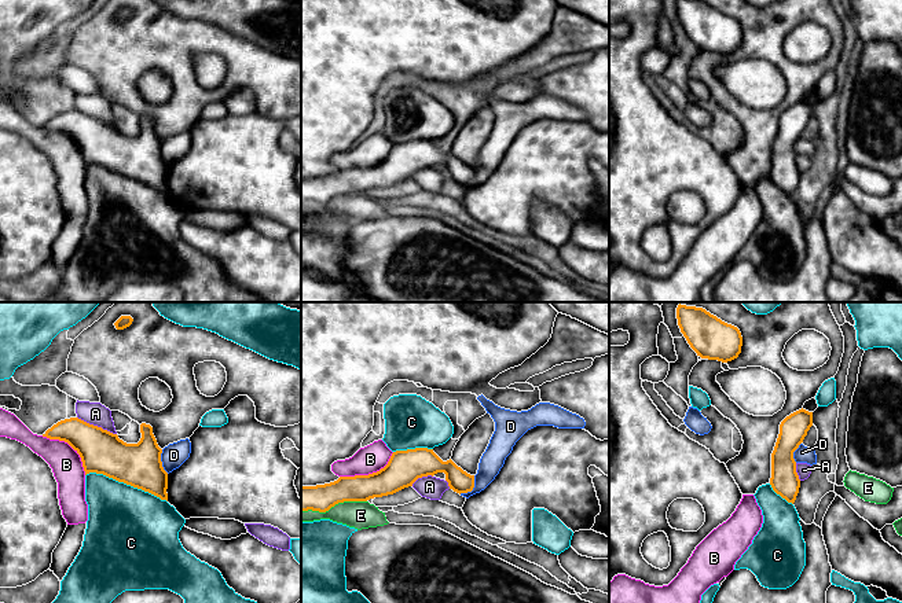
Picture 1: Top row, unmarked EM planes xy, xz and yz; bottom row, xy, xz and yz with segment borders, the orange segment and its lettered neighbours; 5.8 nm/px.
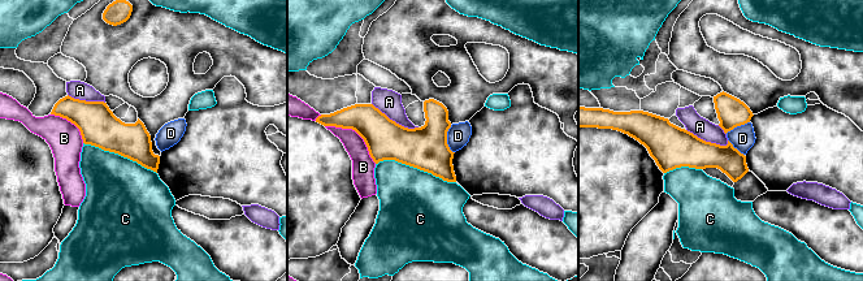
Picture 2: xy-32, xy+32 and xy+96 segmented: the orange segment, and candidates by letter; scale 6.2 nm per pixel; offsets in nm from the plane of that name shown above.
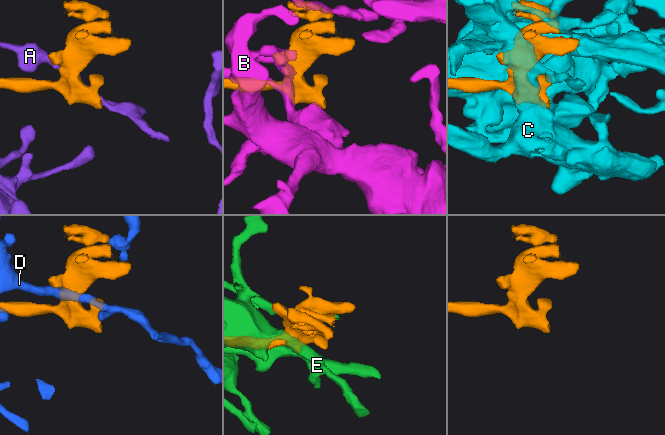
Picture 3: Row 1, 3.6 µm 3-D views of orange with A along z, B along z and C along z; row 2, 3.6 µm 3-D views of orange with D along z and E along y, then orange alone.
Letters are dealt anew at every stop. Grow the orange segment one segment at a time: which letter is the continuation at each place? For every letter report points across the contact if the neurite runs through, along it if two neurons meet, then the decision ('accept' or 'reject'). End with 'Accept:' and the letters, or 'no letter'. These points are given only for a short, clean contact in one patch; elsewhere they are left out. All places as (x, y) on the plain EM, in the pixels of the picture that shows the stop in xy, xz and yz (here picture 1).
A: reject
B: reject
C: reject
D: along xz (475, 168), (475, 179), (459, 186) | reject
E: reject
Accept: no letter

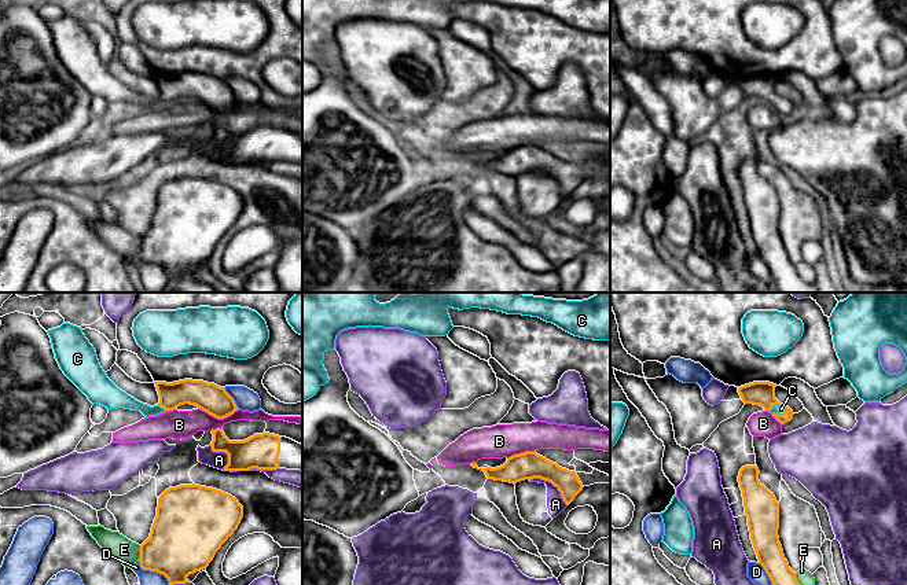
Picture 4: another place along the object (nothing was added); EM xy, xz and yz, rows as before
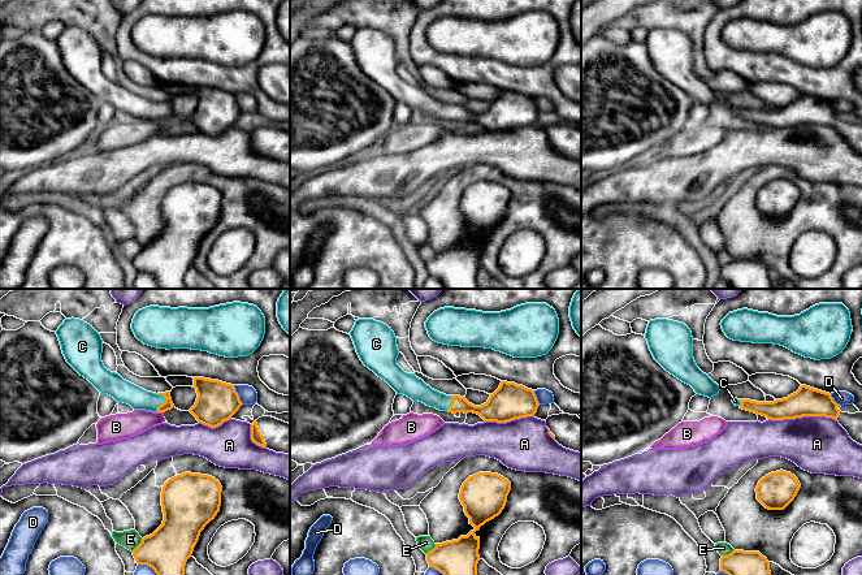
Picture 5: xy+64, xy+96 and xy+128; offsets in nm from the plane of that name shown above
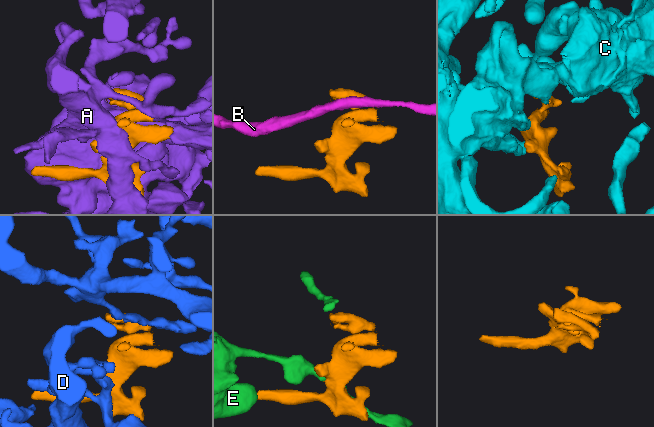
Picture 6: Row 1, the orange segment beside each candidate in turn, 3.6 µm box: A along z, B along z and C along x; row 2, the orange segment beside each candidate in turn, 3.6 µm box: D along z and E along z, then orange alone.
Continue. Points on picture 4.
A: reject
B: along xy (198, 99), (217, 110), (226, 110), (238, 102) | reject
C: across yz (788, 107), (781, 107), (779, 102) | accept
D: reject
E: reject
Accept: C

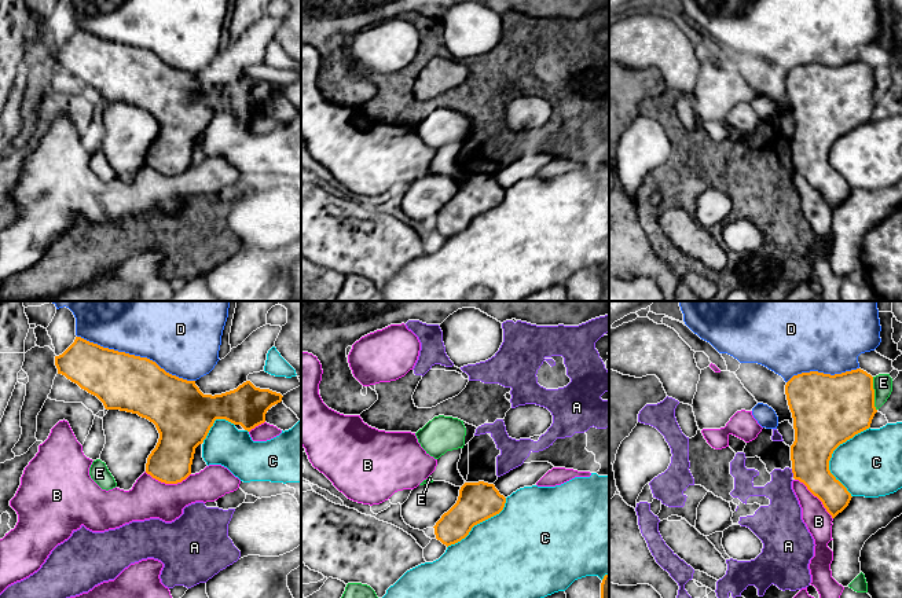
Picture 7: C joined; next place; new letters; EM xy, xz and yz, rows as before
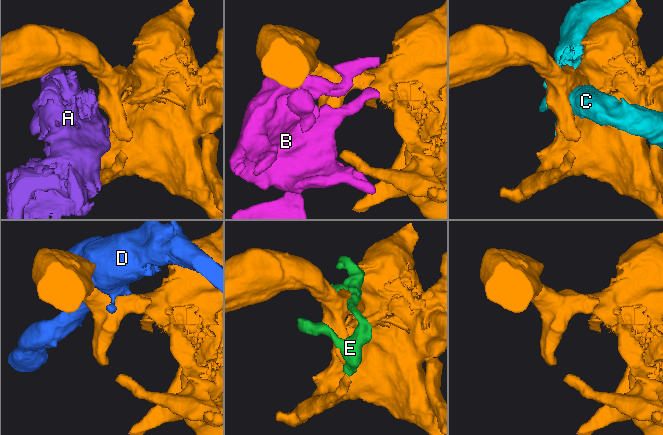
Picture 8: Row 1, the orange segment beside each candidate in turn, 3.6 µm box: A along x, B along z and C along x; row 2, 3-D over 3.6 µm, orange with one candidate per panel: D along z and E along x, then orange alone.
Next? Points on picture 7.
A: reject
B: reject
C: reject
D: reject
E: reject
Accept: no letter

